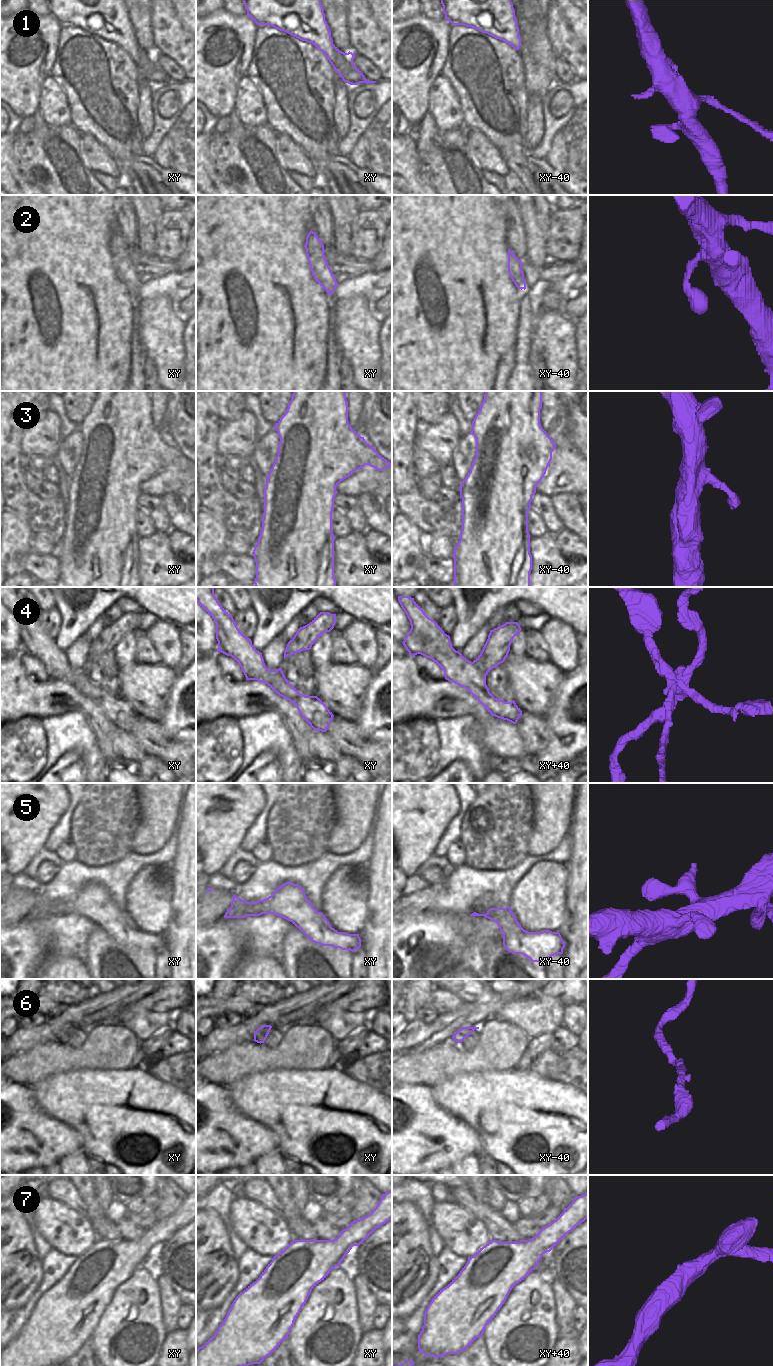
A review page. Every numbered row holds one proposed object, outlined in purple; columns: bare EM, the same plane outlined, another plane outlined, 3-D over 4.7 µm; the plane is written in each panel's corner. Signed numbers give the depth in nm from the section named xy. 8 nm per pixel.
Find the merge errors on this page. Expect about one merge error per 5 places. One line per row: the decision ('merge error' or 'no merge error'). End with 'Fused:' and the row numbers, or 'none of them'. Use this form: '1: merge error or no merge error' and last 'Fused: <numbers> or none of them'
1: merge error
2: no merge error
3: no merge error
4: merge error
5: no merge error
6: no merge error
7: no merge error
Fused: 1, 4

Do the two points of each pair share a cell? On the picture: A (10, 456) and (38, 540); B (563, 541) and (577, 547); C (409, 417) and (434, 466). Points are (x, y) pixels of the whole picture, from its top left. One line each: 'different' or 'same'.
A: different
B: same
C: different

